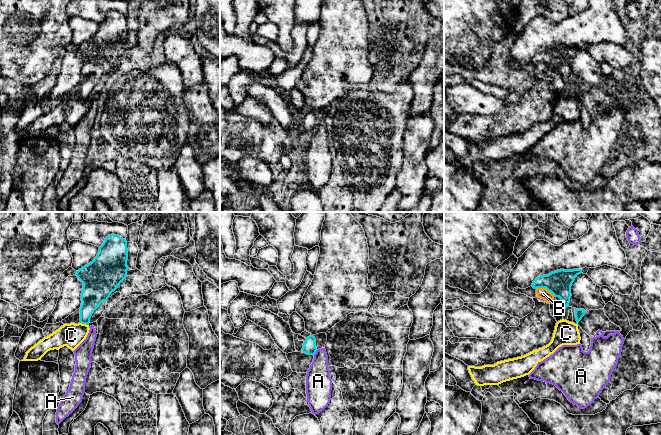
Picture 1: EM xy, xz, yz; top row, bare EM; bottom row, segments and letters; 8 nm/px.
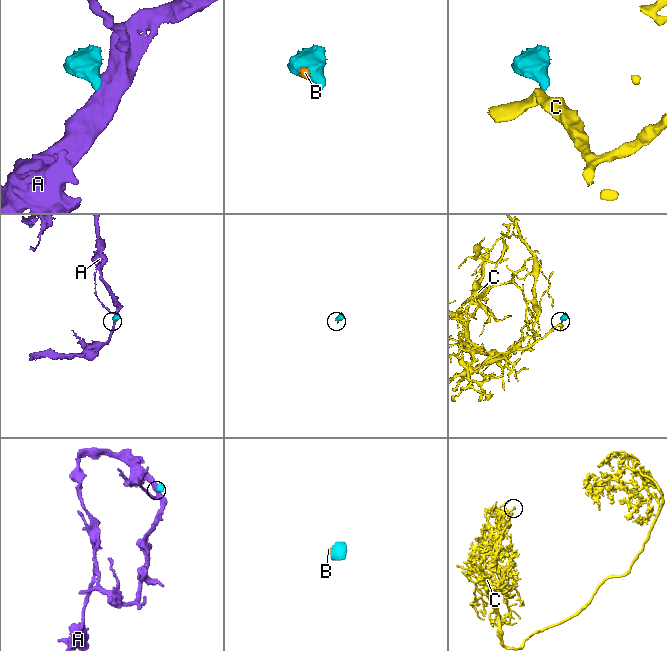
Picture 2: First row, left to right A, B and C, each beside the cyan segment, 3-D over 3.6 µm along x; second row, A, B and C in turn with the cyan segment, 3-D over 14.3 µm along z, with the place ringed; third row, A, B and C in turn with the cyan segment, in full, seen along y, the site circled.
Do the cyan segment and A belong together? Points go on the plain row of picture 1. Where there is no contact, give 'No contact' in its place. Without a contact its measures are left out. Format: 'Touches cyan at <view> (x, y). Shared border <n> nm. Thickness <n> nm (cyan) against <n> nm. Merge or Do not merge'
Touches cyan at xz (315, 128). Shared border 50 nm. Thickness 110 nm (cyan) against 200 nm. Do not merge

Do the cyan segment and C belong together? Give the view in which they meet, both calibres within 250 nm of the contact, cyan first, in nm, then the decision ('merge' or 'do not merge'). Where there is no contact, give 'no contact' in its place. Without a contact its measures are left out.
contact in xy; calibres 190 and 190 nm; do not merge

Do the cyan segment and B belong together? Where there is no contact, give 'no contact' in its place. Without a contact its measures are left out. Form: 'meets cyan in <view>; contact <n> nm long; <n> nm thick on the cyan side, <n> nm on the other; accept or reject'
meets cyan in yz; contact 170 nm long; 200 nm thick on the cyan side, 90 nm on the other; reject

